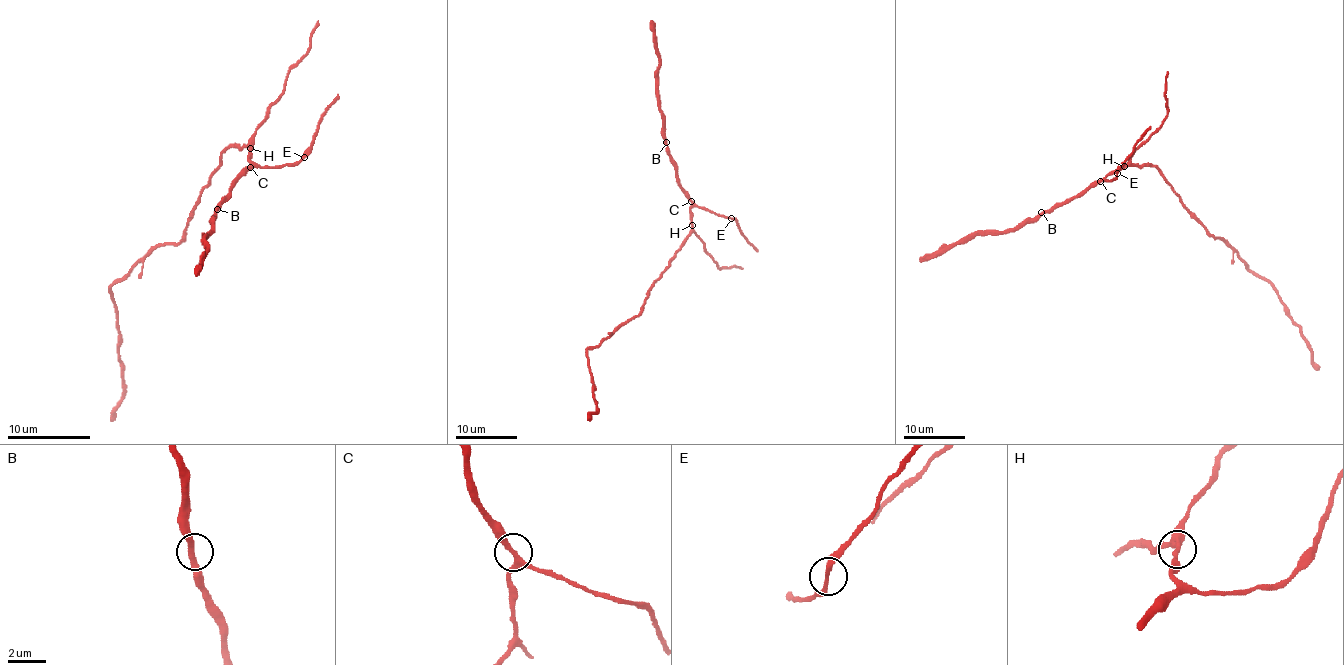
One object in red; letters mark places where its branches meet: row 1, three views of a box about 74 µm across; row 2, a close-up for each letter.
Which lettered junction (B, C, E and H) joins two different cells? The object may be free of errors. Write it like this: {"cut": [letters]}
{"cut": []}

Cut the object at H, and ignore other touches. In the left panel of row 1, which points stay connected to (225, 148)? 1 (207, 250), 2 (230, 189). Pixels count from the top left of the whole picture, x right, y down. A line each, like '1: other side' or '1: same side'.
1: other side
2: other side

